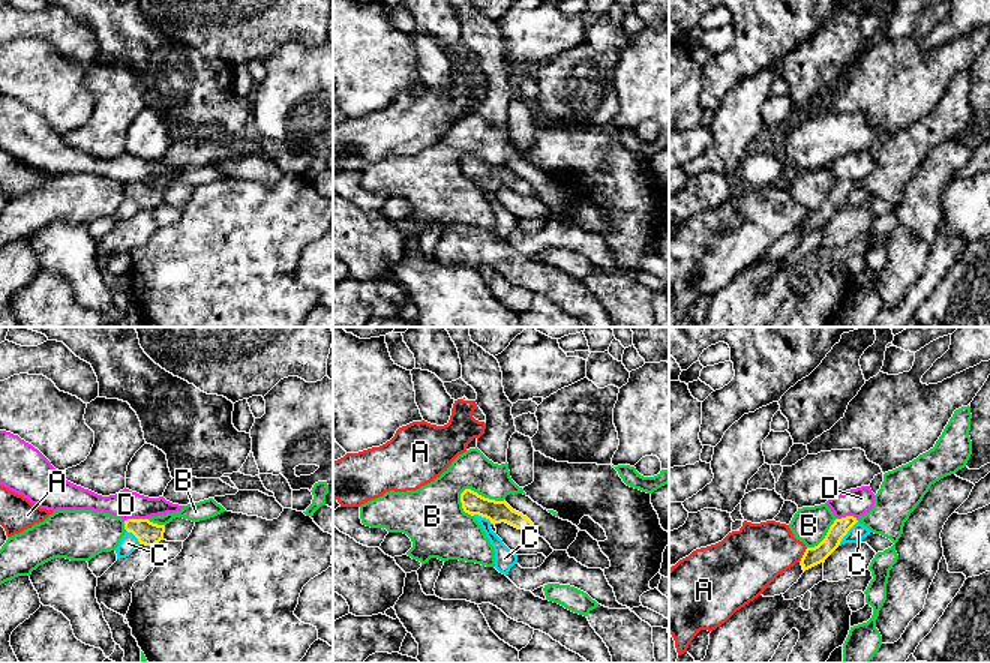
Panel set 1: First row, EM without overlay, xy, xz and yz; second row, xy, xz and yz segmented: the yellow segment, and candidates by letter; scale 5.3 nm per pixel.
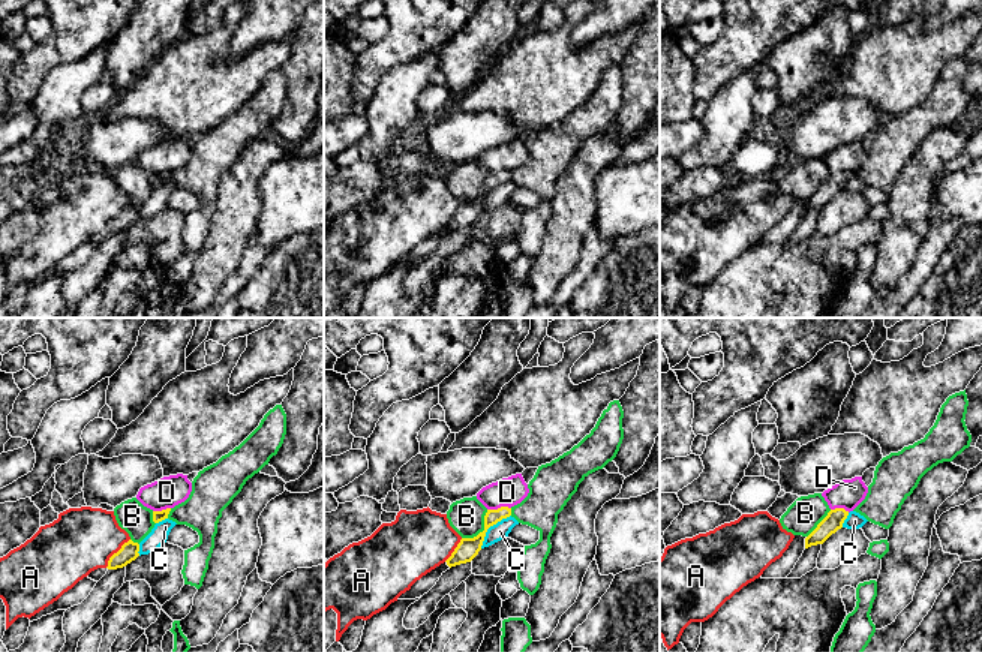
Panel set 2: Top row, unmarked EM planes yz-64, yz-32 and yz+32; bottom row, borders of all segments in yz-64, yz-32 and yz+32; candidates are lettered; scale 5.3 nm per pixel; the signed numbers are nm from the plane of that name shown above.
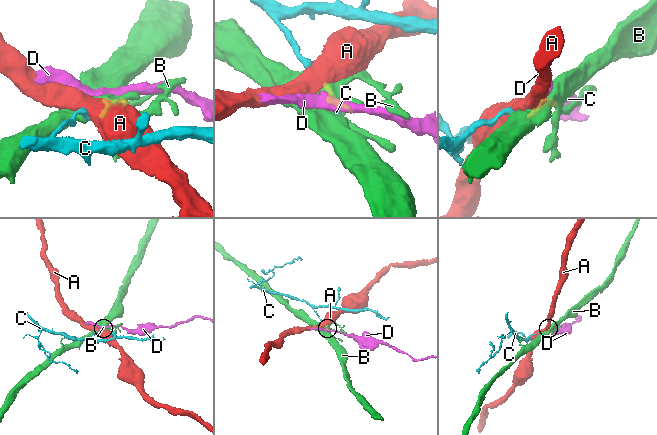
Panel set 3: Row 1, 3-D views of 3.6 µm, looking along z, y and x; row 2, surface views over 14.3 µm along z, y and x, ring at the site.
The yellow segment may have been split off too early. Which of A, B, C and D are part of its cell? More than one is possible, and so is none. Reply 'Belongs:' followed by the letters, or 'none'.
Belongs: none

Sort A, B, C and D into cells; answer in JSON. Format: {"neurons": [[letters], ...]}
{"neurons": [["A"], ["B"], ["C"], ["D"]]}

